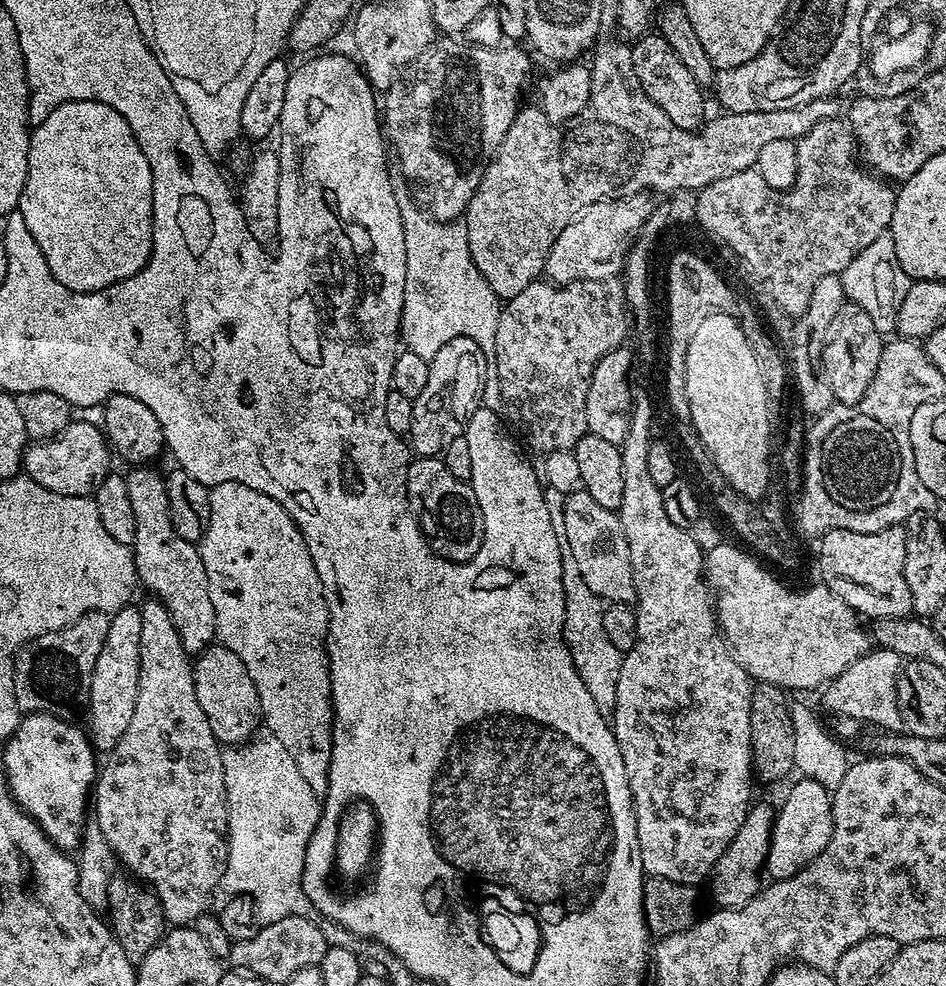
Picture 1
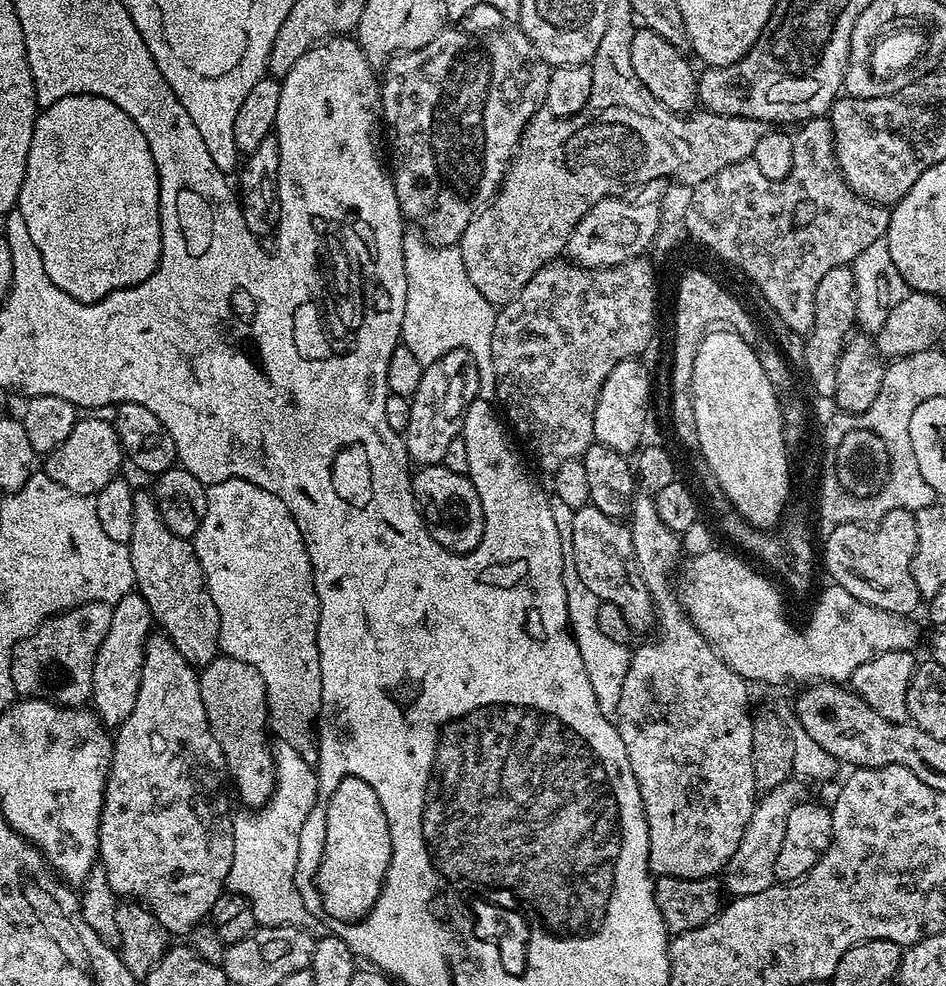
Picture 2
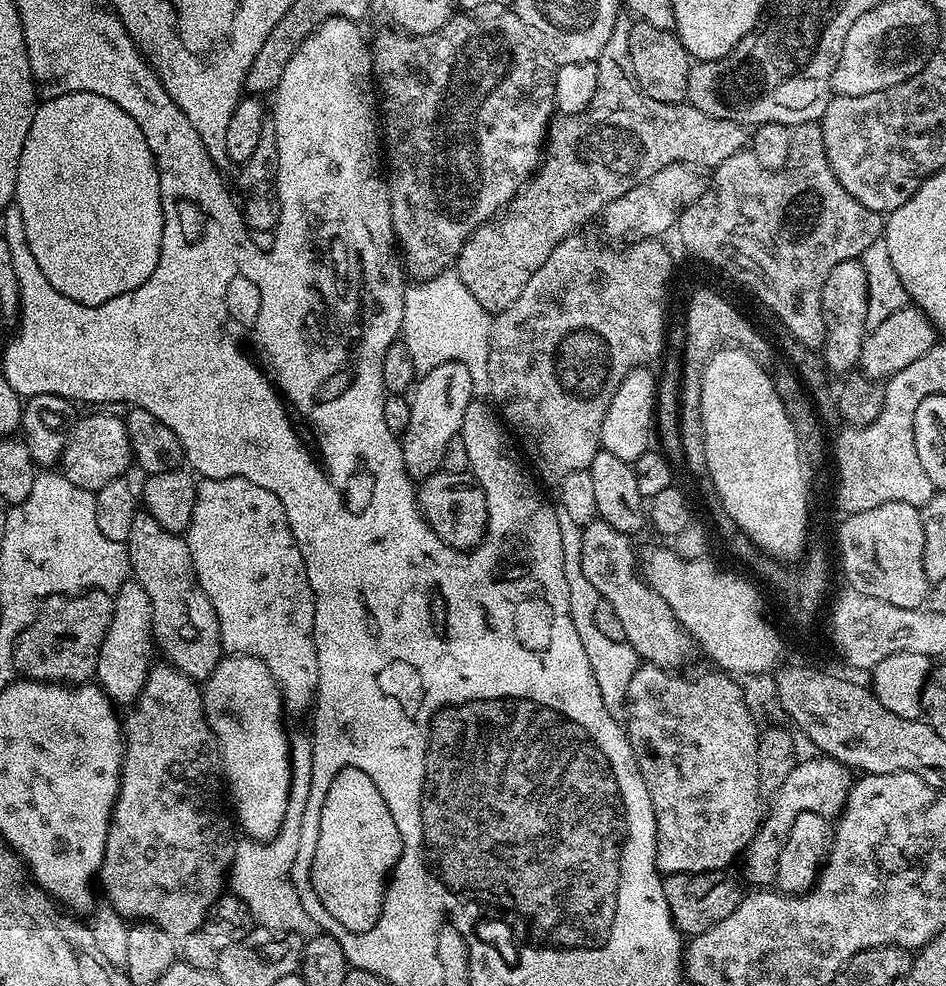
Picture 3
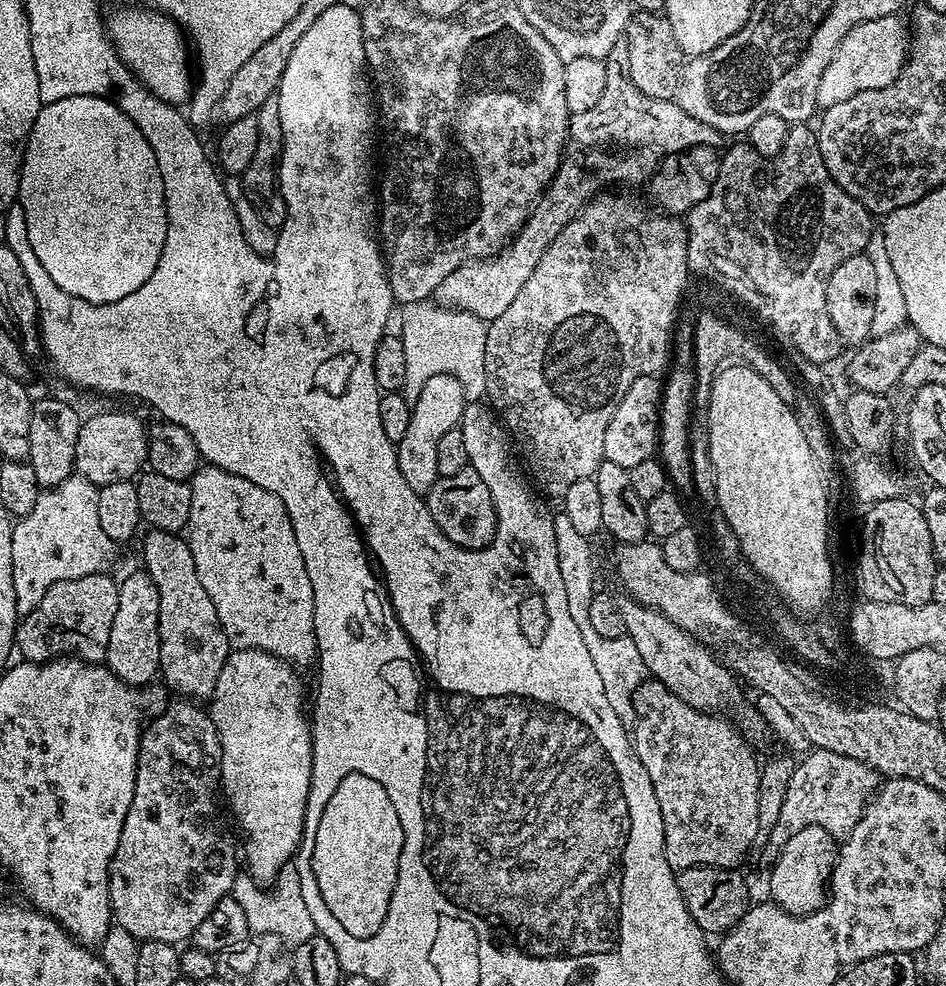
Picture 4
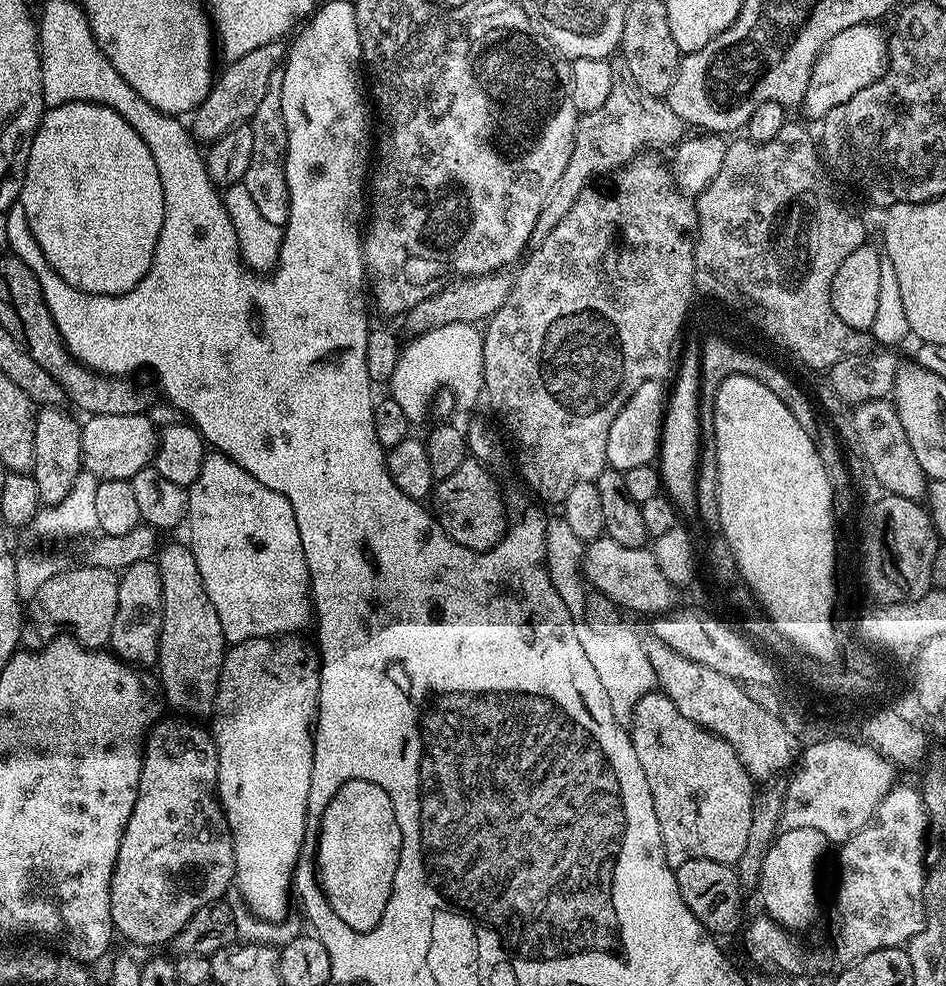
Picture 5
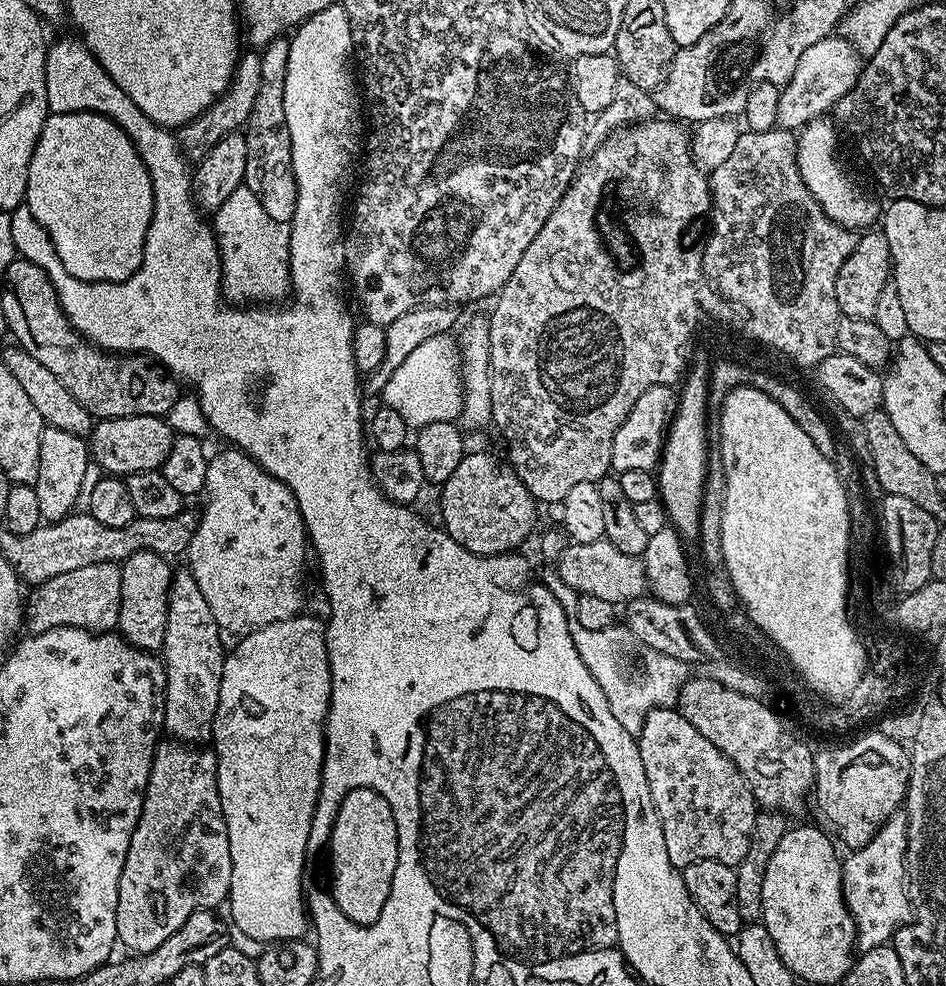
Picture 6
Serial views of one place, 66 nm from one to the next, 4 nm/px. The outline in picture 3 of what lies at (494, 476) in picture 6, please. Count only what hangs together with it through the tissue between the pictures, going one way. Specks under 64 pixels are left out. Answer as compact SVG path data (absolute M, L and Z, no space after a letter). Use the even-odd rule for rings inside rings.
M441 470L430 474L425 480L419 481L418 499L424 521L431 526L434 534L451 548L471 550L484 541L484 534L488 531L486 494L471 471L450 474Z

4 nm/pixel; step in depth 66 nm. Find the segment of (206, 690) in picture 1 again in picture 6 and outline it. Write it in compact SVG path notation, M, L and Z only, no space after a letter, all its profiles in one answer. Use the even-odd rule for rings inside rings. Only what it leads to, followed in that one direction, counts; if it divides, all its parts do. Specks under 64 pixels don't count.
M301 614L291 616L282 622L274 622L270 626L262 626L258 630L239 637L235 641L236 649L229 651L224 658L222 670L222 686L218 690L218 710L212 723L211 747L216 754L216 781L218 794L222 802L222 814L226 818L226 830L230 838L230 858L232 873L230 874L230 890L226 908L232 911L231 923L235 931L246 934L258 942L283 942L299 940L310 928L310 912L306 907L306 864L304 859L310 853L310 841L316 815L316 799L320 793L320 772L324 768L324 723L328 717L328 703L332 689L332 671L326 650L325 621L316 616Z

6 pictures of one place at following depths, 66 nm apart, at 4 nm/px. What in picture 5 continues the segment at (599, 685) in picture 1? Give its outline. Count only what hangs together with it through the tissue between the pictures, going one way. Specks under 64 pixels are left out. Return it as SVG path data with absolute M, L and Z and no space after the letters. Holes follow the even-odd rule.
M563 515L546 519L546 558L544 565L548 567L550 578L554 582L554 590L558 590L558 598L566 602L566 610L570 610L570 618L574 620L574 630L578 634L578 642L582 642L582 650L586 650L586 658L594 665L594 671L606 690L606 698L610 698L610 710L614 710L614 718L628 726L632 722L632 711L636 703L647 692L657 687L656 671L646 658L644 641L632 628L621 626L614 630L594 630L583 618L586 581L582 575L585 541L570 530Z

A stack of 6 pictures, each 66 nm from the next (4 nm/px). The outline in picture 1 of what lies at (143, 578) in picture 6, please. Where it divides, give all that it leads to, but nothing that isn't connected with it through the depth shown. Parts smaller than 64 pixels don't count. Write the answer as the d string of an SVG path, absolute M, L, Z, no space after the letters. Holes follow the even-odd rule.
M129 606L111 613L110 630L106 630L106 642L102 642L102 654L94 662L94 674L90 677L86 731L97 753L107 754L126 734L134 706L138 702L138 641L142 635L142 614L139 607Z

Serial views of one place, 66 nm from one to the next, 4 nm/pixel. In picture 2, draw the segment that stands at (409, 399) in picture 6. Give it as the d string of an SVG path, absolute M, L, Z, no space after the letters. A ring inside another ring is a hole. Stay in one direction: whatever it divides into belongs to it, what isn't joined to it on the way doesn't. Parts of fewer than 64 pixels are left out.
M408 230L404 233L404 261L406 262L406 314L402 318L400 338L403 347L414 353L414 358L425 366L434 363L442 354L450 354L450 350L464 348L474 357L480 375L481 400L496 400L496 375L492 365L492 335L497 309L482 294L478 294L478 286L470 282L470 274L466 274L466 266L462 262L462 254L456 246L430 246L424 239L423 232Z

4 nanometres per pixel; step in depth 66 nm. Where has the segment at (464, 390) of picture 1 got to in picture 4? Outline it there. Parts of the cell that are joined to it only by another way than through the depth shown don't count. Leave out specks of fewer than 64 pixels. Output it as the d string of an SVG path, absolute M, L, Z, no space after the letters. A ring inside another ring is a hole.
M434 374L426 386L422 386L422 394L412 404L410 426L406 430L406 438L396 445L398 470L402 470L402 478L406 478L410 490L427 497L434 482L440 479L438 474L438 442L442 442L442 434L446 430L457 427L464 409L466 397L462 382L450 374Z

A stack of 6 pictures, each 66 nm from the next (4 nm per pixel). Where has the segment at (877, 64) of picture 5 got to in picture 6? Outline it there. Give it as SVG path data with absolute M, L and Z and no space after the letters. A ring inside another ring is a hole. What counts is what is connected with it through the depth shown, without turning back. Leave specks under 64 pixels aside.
M833 34L822 38L822 42L814 42L798 58L798 67L780 89L778 98L777 125L789 130L799 130L810 120L831 113L847 92L852 89L860 77L862 57L849 40L843 35Z

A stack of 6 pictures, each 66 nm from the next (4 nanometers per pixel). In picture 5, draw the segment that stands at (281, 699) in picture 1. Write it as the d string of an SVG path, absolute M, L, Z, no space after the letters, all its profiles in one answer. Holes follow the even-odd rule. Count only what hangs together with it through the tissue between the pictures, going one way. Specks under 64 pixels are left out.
M215 450L205 455L198 478L187 490L186 540L198 562L202 586L218 610L225 641L234 645L258 638L288 638L309 627L314 605L294 506Z

